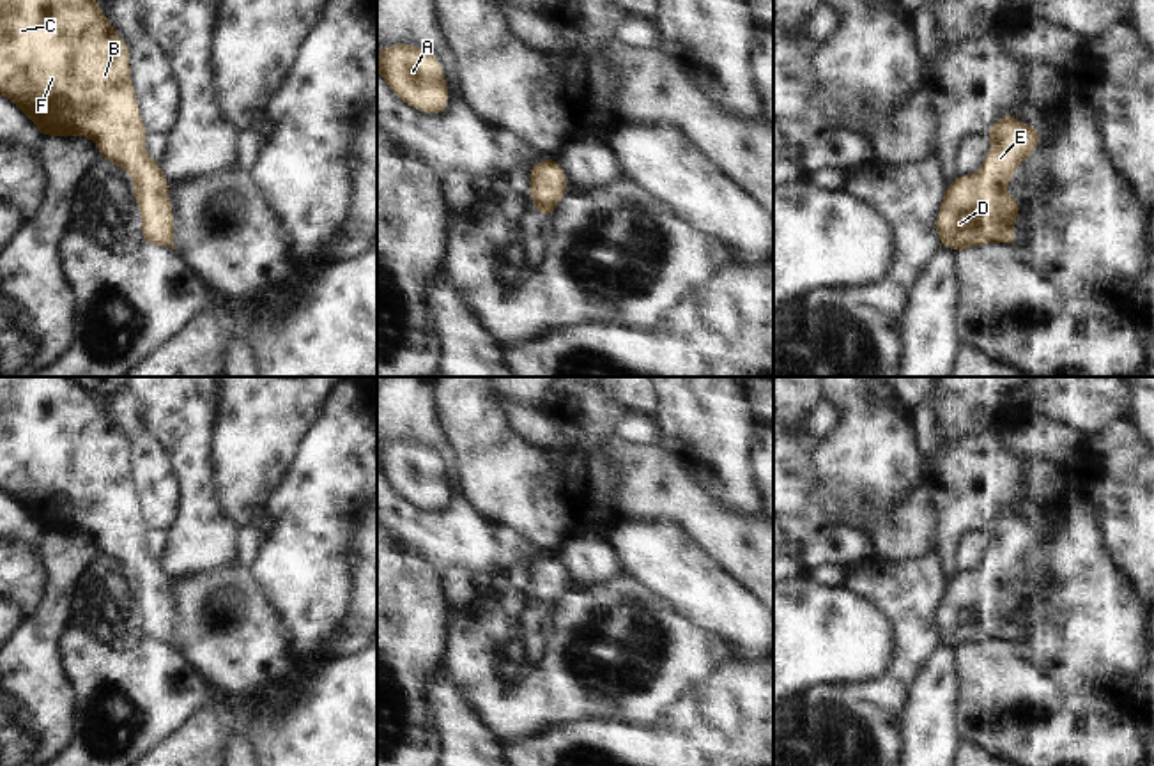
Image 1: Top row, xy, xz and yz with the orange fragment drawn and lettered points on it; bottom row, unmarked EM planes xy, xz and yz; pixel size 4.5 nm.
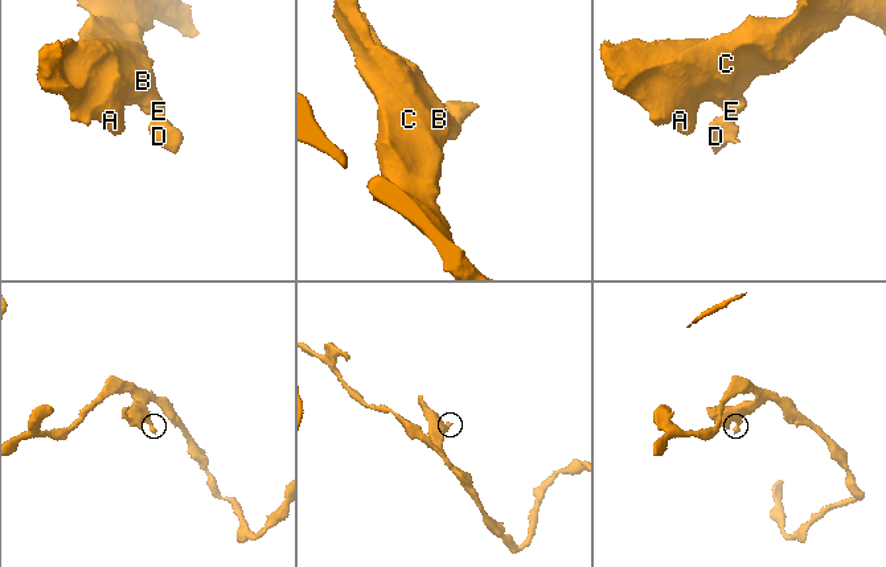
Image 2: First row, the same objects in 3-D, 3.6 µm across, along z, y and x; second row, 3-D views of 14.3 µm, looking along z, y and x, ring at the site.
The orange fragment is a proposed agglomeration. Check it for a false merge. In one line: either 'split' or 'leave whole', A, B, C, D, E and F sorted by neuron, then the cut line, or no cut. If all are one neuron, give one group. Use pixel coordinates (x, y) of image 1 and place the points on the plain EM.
leave whole; A B C D E F; no cut

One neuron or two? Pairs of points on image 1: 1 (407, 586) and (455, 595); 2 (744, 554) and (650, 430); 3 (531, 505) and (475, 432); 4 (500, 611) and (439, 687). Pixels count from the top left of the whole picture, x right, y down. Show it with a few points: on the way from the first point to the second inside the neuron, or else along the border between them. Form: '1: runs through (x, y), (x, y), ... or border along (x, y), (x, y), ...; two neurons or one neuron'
1: border along (438, 572), (443, 582), (445, 612), (450, 618); two neurons
2: border along (613, 432), (629, 443), (653, 443); two neurons
3: runs through (517, 487), (492, 462), (487, 450); one neuron
4: border along (441, 666), (452, 685), (473, 710); two neurons

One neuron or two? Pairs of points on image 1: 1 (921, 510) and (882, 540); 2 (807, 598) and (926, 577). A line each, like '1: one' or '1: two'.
1: one
2: two

